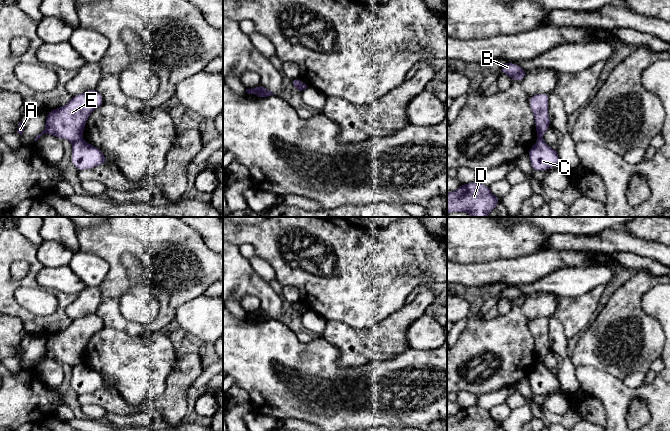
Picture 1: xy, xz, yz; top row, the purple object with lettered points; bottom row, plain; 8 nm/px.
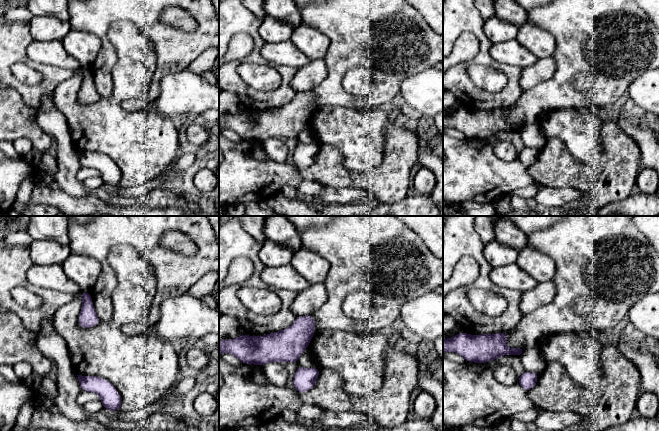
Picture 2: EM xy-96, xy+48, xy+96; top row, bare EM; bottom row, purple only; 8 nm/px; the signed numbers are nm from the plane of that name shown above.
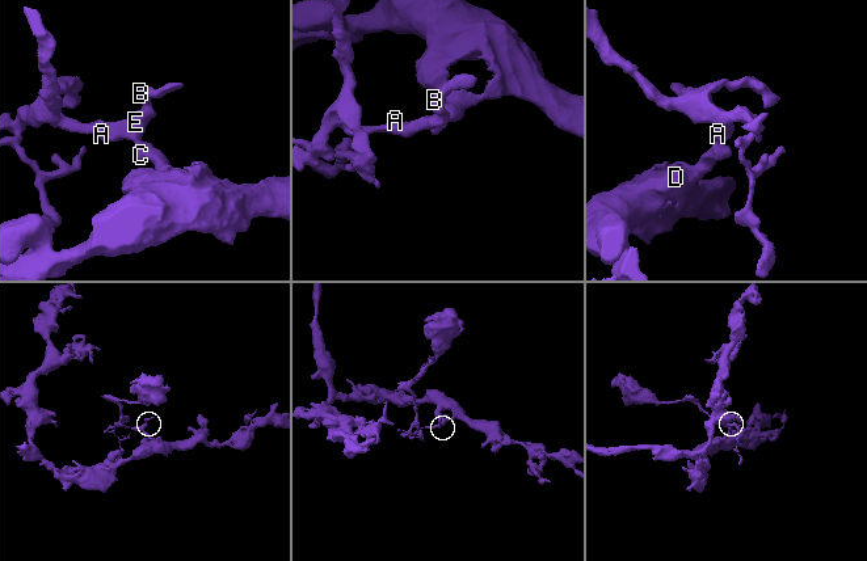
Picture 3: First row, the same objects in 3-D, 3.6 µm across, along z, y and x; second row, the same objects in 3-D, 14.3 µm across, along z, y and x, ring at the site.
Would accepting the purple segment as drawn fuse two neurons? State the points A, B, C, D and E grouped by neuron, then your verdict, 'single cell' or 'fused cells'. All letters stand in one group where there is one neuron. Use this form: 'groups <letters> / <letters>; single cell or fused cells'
groups A B E / C D; fused cells

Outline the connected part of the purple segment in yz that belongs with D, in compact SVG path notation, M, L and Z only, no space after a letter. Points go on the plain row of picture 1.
M477 405L447 417L447 431L496 431L499 427L501 423L491 417L489 410Z

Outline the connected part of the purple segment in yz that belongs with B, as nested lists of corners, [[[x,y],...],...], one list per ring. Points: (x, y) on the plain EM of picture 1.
[[[504,286],[499,297],[509,299],[513,305],[523,305],[527,296],[515,287]]]

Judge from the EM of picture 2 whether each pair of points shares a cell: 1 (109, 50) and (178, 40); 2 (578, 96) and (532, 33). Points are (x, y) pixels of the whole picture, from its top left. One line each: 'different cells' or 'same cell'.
1: same cell
2: different cells

